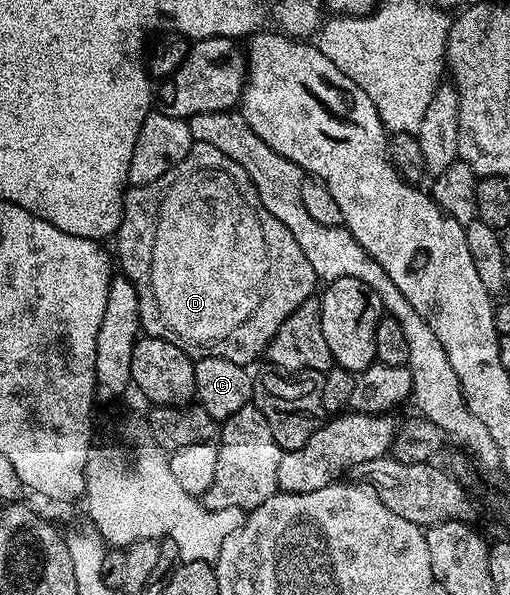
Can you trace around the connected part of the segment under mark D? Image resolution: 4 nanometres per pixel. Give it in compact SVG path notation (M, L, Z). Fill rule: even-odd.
M210 143L193 144L186 159L166 171L162 179L125 192L124 214L115 241L115 260L138 291L141 330L147 336L174 343L193 359L221 357L251 366L251 361L267 350L278 327L318 289L316 272L302 255L298 239L262 207L262 199L258 199L244 168Z

